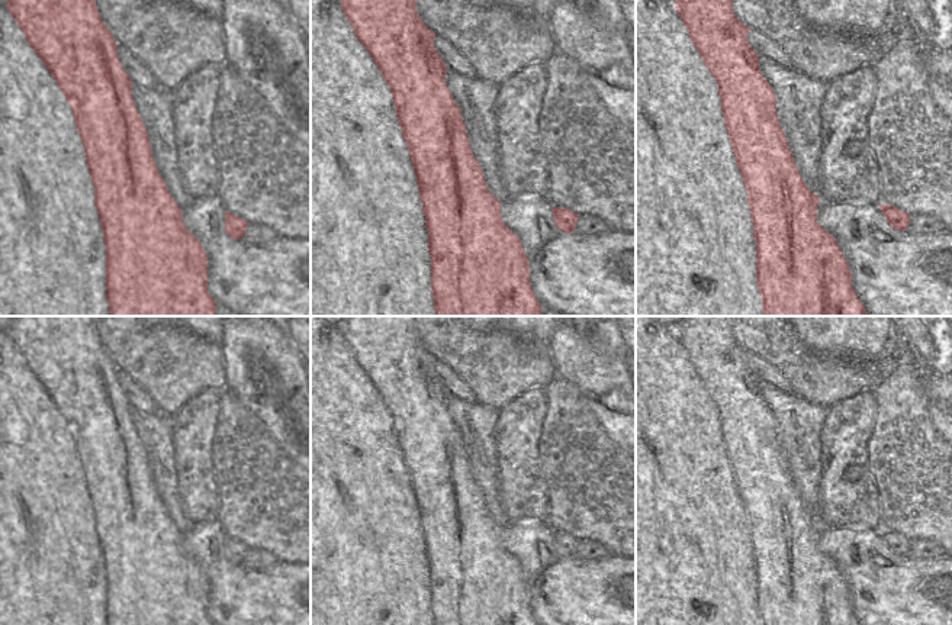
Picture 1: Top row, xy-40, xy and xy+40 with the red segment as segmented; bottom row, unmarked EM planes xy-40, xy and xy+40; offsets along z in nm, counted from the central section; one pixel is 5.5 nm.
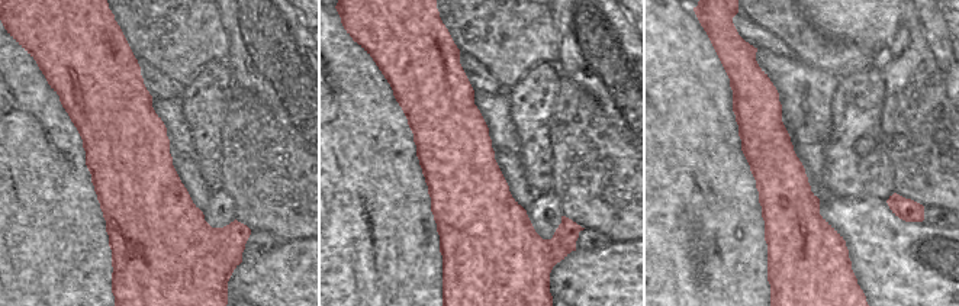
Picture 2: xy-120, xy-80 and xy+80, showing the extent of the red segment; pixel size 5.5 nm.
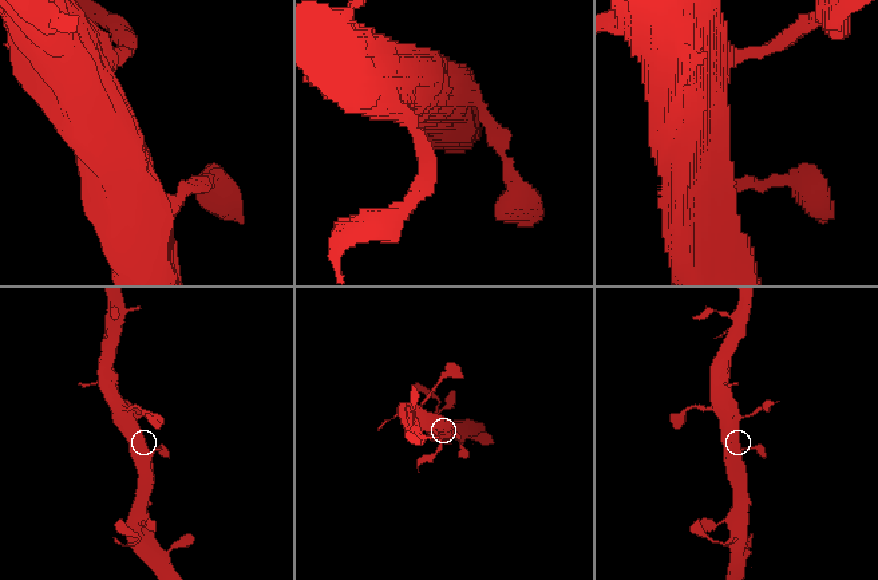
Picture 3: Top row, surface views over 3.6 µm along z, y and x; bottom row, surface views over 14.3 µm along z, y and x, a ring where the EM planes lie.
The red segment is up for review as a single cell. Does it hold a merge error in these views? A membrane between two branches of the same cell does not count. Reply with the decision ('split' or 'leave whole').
leave whole

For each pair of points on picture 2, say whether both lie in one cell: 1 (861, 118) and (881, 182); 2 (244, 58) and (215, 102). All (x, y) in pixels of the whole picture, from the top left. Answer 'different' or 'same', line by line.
1: same
2: different

